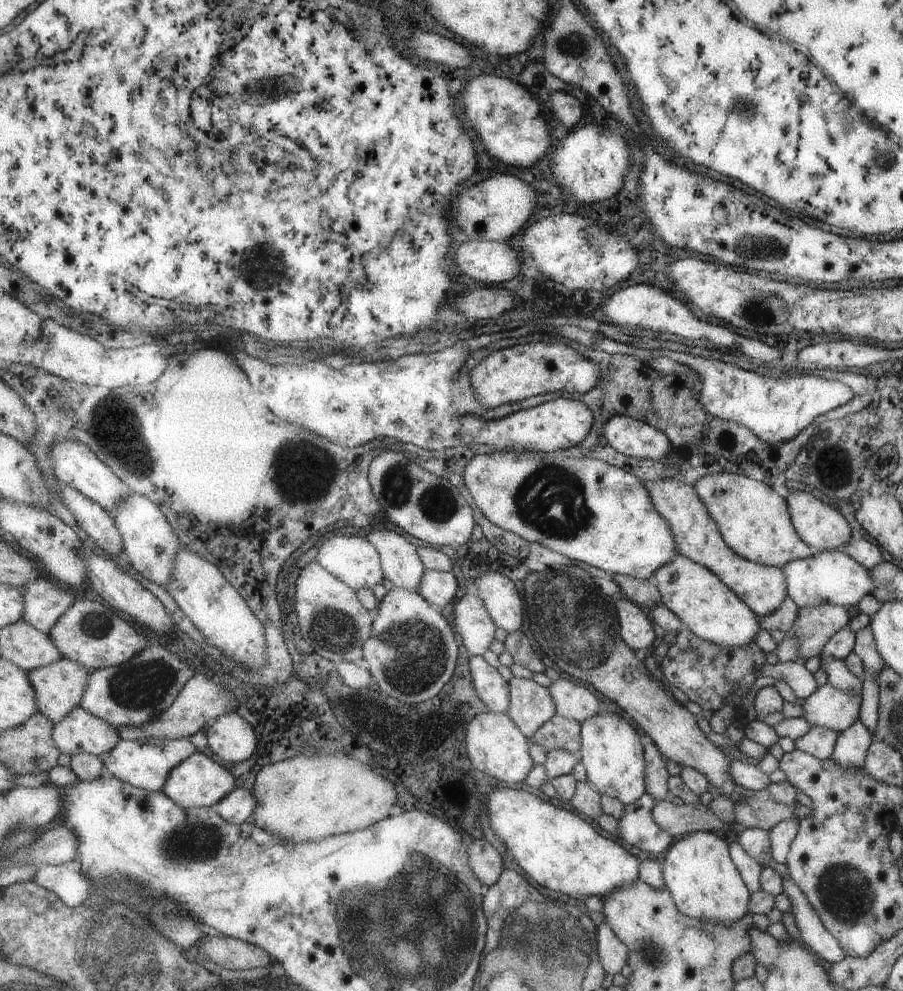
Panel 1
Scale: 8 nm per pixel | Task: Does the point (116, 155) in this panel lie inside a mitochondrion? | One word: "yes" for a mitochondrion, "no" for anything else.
no

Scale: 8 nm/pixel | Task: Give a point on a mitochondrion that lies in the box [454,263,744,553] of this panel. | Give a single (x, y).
(551, 500)

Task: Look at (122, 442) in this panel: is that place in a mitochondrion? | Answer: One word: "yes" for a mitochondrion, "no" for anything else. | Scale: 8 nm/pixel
yes

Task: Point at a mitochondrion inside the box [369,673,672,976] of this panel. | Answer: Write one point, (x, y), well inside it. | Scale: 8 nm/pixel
(648, 952)

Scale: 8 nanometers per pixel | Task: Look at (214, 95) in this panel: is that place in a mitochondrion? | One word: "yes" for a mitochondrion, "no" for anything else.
no

